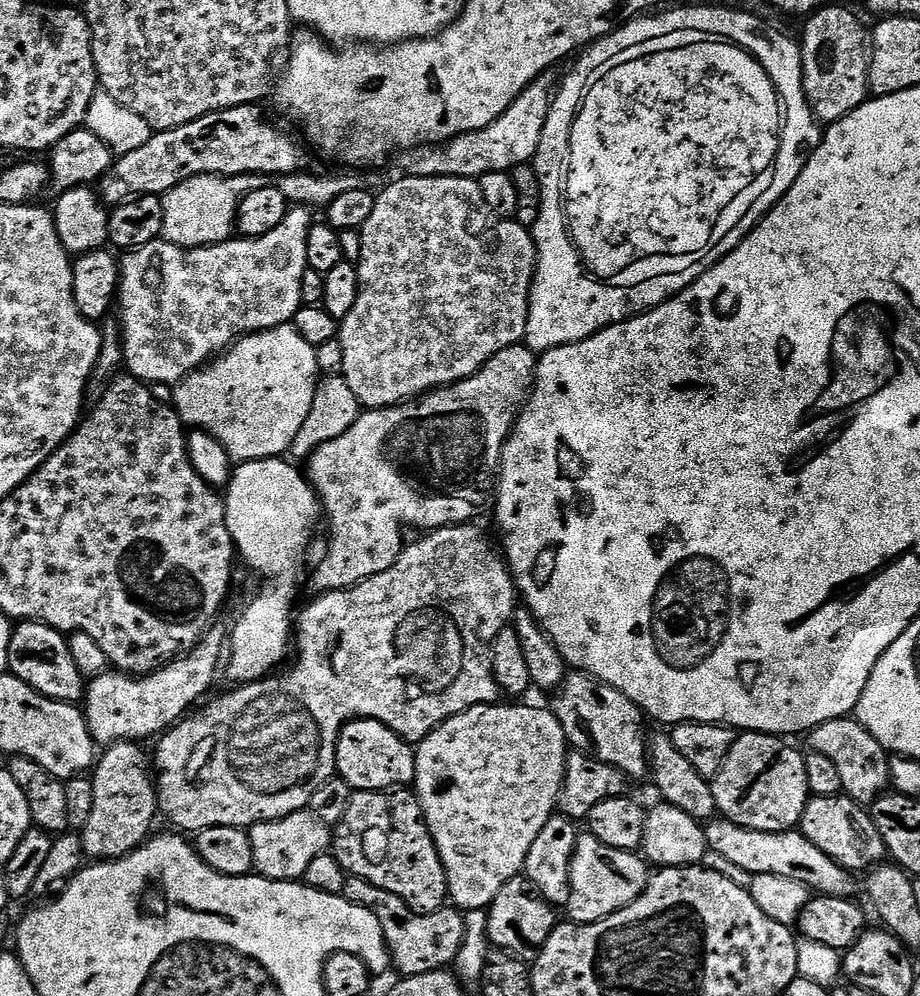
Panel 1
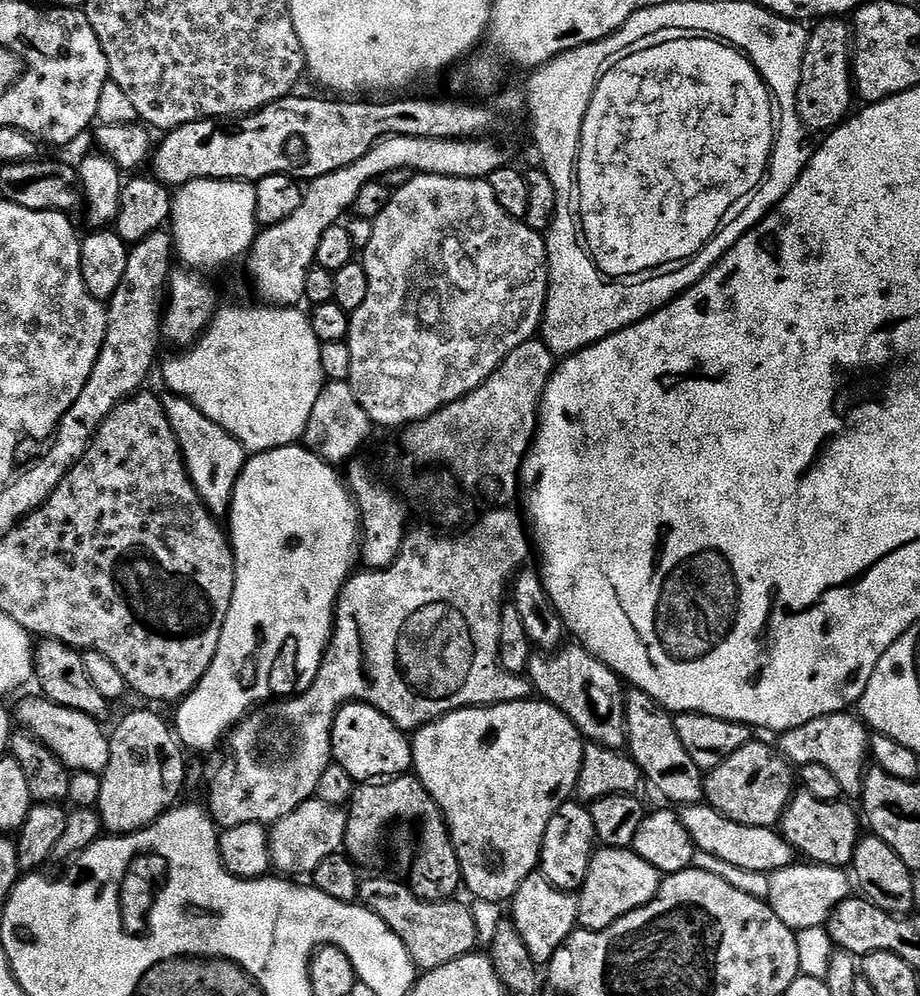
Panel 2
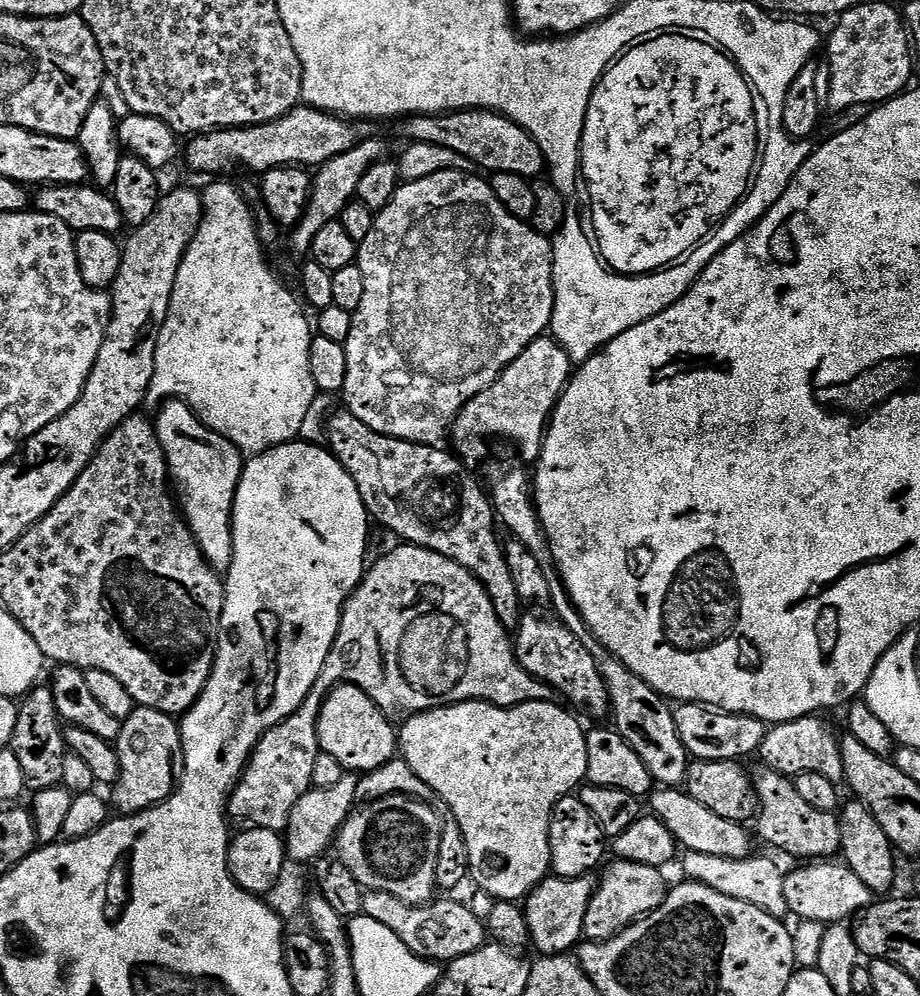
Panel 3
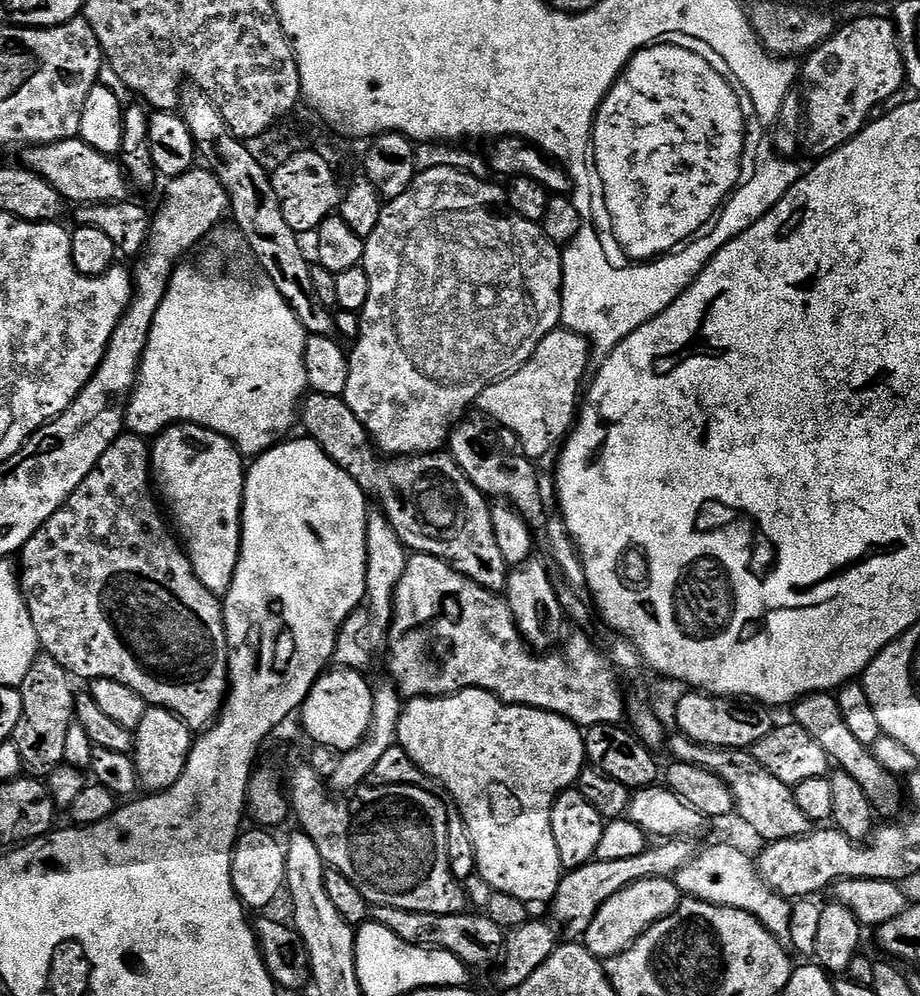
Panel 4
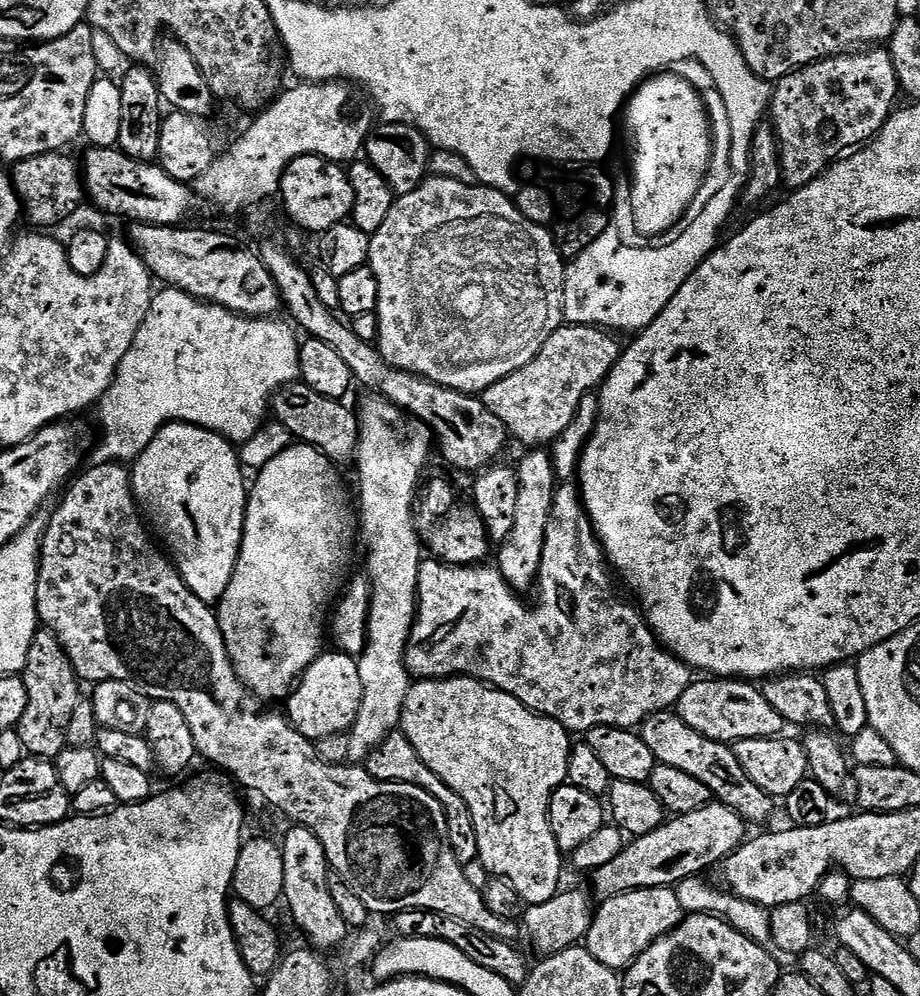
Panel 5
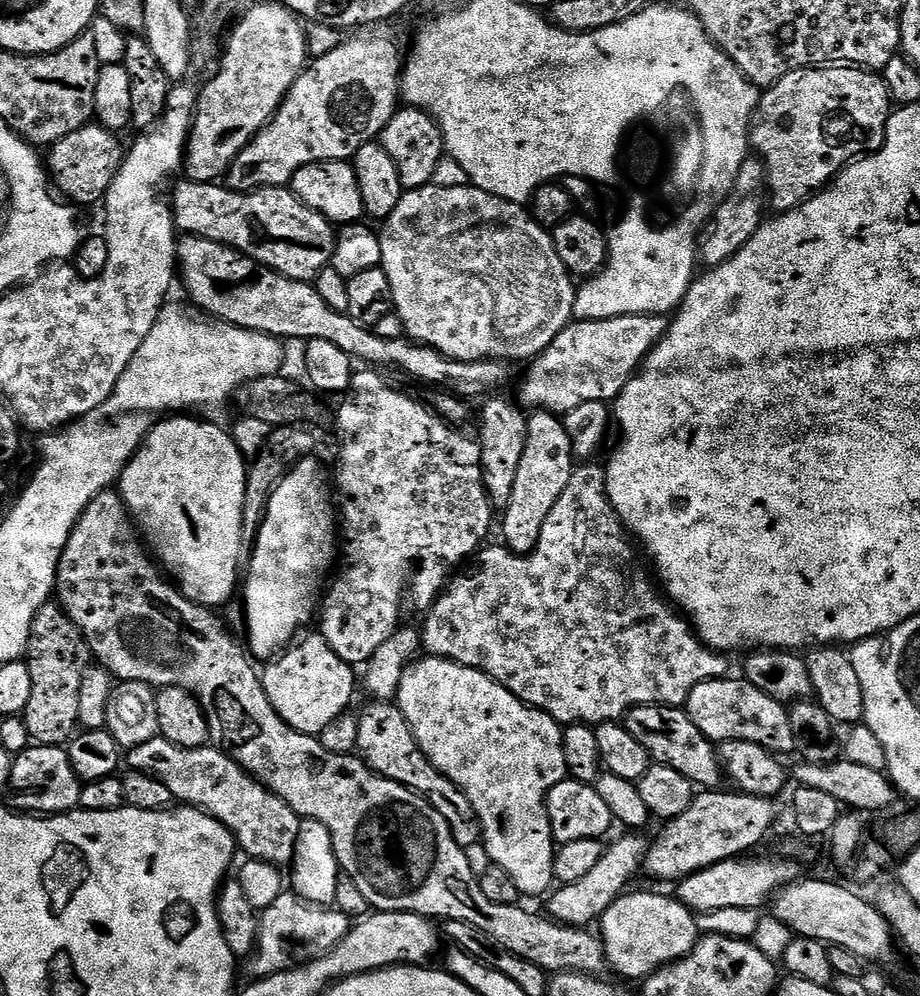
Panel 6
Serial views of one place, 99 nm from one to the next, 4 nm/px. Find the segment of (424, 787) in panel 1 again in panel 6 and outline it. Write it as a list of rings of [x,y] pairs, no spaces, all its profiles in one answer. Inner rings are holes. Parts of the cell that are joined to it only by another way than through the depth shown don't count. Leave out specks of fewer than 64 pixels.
[[[437,656],[417,658],[404,669],[395,703],[400,705],[422,754],[426,754],[431,764],[470,798],[470,806],[474,806],[474,814],[480,819],[484,849],[490,854],[492,863],[514,878],[514,886],[518,886],[521,897],[543,897],[556,880],[557,850],[552,839],[546,797],[552,787],[568,776],[561,725],[550,718],[550,714],[523,704],[485,672]]]

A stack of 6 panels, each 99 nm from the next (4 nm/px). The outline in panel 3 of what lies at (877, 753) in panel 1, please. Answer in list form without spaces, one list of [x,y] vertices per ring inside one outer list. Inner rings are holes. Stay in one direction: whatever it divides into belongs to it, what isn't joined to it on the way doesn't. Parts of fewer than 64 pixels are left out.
[[[819,715],[803,716],[785,724],[773,724],[764,736],[758,756],[763,767],[773,768],[778,774],[794,778],[803,772],[822,774],[837,786],[845,783],[844,763],[840,749],[841,737],[832,733],[830,725]]]

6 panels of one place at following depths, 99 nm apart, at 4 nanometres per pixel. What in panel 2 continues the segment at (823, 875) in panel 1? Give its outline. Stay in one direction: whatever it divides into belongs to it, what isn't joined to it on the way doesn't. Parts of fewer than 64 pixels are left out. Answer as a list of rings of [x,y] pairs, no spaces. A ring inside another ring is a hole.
[[[707,802],[685,804],[679,809],[679,813],[682,826],[686,826],[697,849],[712,854],[732,866],[738,866],[741,870],[771,874],[794,863],[792,847],[776,828],[746,826],[742,822],[734,822]]]

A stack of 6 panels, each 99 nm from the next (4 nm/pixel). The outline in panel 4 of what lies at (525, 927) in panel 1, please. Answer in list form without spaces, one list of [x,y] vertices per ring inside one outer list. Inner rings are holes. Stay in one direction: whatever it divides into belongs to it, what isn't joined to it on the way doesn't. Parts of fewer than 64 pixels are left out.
[[[668,838],[657,844],[660,844],[657,848],[656,845],[649,846],[645,852],[635,858],[625,858],[619,862],[602,862],[594,859],[586,866],[565,871],[561,875],[556,896],[550,902],[553,916],[551,919],[558,925],[559,931],[563,935],[565,932],[568,935],[565,937],[569,941],[579,941],[584,932],[590,930],[590,922],[594,922],[594,914],[598,914],[604,903],[614,898],[614,894],[618,894],[618,890],[626,890],[626,886],[639,880],[649,880],[659,876],[675,877],[676,872],[693,860],[694,849],[692,850],[691,839]]]

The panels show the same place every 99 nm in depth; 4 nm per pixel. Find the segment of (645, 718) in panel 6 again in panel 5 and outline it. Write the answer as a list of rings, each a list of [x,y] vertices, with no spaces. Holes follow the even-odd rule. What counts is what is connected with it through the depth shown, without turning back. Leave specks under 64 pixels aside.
[[[671,711],[653,712],[644,721],[639,734],[646,746],[654,750],[657,764],[674,766],[674,770],[694,774],[694,778],[705,783],[719,803],[733,808],[749,825],[764,824],[771,818],[774,797],[762,790],[762,786],[758,786],[758,782],[754,782],[754,778],[750,778],[750,774],[742,768],[742,762],[736,757],[735,747],[714,742],[698,734],[698,730],[690,730],[684,719]]]

